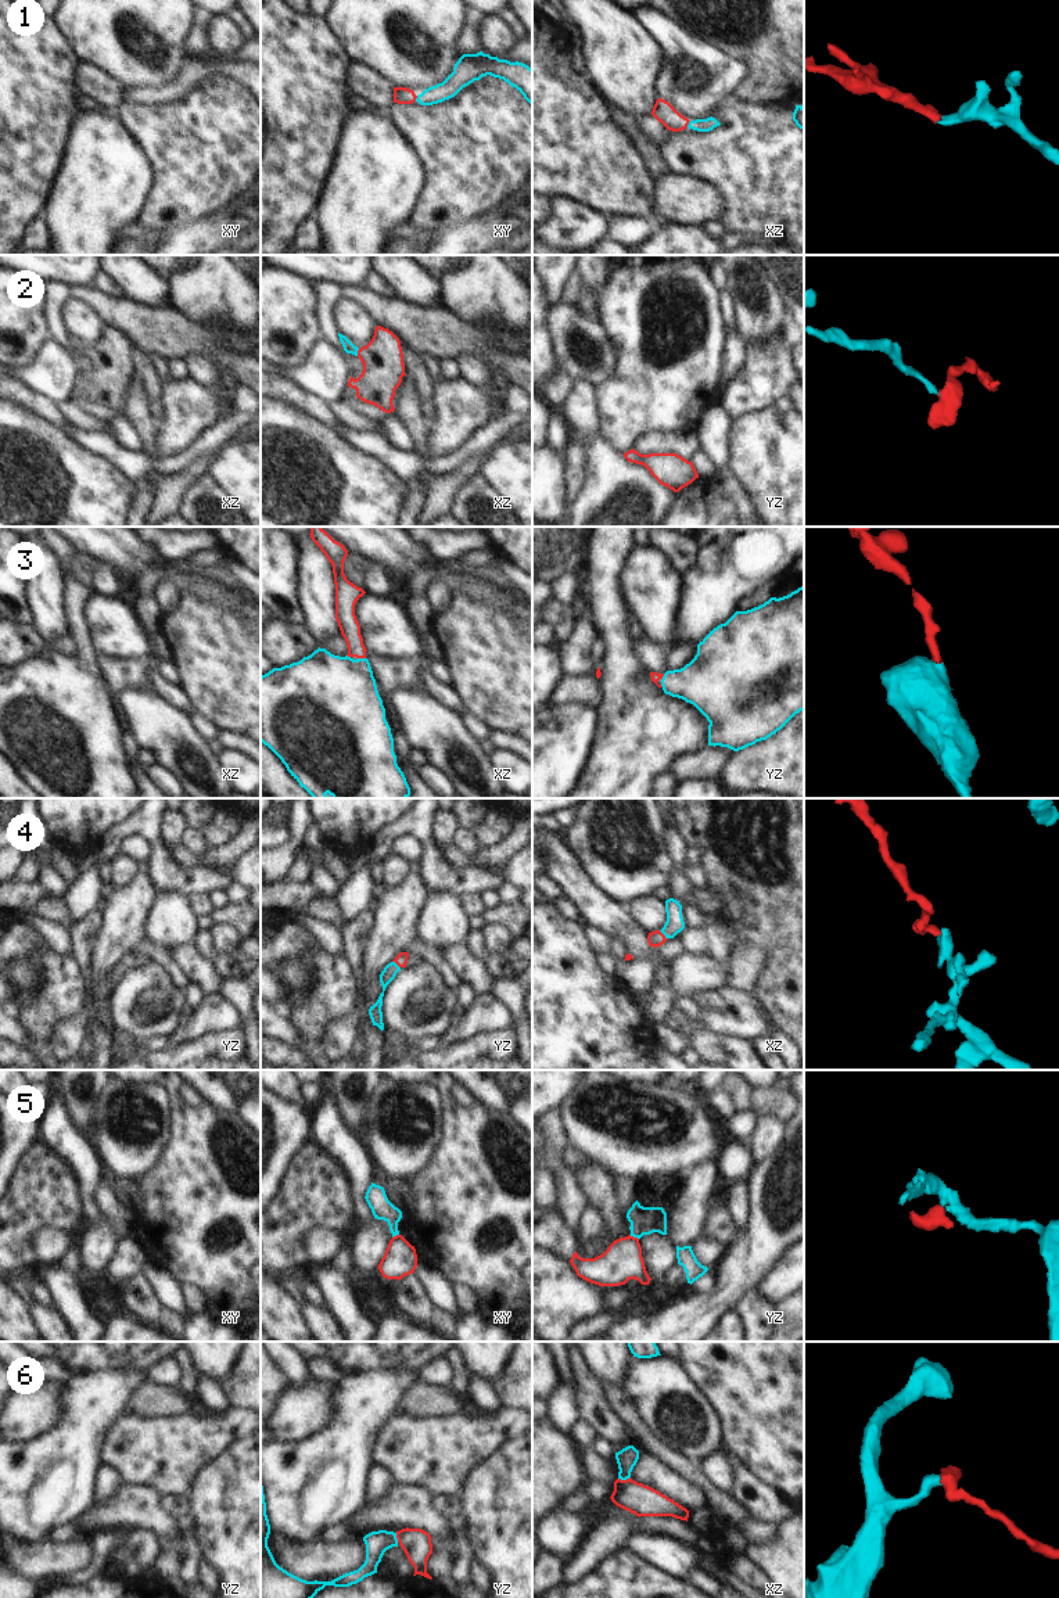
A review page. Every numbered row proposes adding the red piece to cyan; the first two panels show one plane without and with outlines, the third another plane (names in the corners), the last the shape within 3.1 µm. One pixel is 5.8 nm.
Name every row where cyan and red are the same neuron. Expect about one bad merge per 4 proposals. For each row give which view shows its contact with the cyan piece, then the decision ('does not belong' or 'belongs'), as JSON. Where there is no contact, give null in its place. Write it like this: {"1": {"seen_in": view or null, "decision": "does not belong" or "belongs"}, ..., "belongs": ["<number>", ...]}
{"1": {"seen_in": "xz", "decision": "belongs"}, "2": {"seen_in": "xz", "decision": "belongs"}, "3": {"seen_in": "xz", "decision": "belongs"}, "4": {"seen_in": "xz", "decision": "belongs"}, "5": {"seen_in": "yz", "decision": "does not belong"}, "6": {"seen_in": "xz", "decision": "belongs"}, "belongs": ["1", "2", "3", "4", "6"]}

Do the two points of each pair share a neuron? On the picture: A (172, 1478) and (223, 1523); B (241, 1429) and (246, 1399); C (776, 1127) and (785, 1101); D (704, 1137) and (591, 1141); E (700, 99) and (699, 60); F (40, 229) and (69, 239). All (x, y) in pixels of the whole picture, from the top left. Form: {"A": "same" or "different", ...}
{"A": "different", "B": "different", "C": "different", "D": "same", "E": "same", "F": "different"}

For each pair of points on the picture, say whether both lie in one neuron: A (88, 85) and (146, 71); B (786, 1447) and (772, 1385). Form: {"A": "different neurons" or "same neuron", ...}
{"A": "different neurons", "B": "same neuron"}

